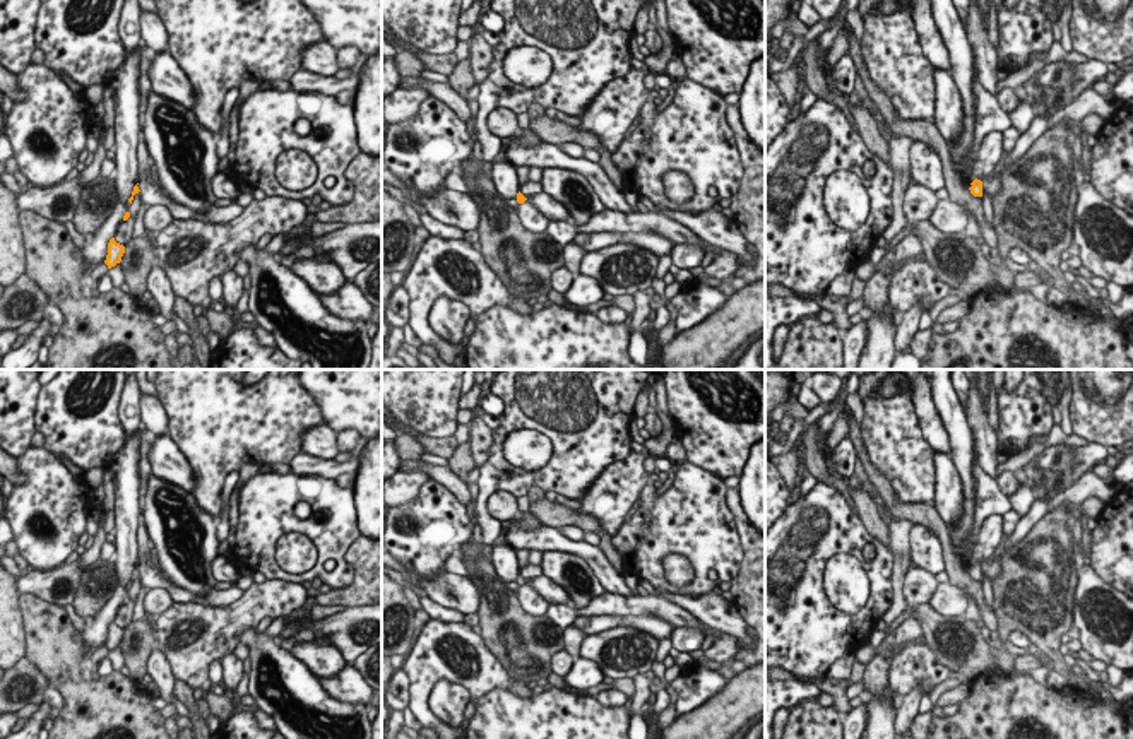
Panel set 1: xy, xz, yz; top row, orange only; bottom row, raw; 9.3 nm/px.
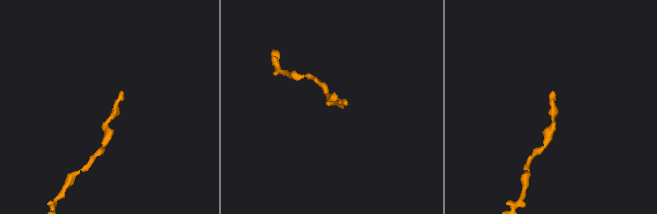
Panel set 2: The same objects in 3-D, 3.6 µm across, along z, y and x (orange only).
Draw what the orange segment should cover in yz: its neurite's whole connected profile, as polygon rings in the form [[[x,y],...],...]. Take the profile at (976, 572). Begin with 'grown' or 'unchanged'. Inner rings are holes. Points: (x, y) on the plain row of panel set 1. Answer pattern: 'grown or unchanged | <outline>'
grown | [[[1005,532],[1001,534],[1001,541],[1000,541],[1000,544],[998,544],[998,547],[994,549],[994,553],[989,556],[989,558],[984,558],[984,559],[977,559],[970,568],[970,576],[974,578],[974,580],[982,580],[982,565],[984,563],[991,563],[991,561],[994,561],[998,556],[1001,556],[1003,554],[1003,551],[1008,547],[1010,544],[1008,544],[1008,537],[1005,535]]]

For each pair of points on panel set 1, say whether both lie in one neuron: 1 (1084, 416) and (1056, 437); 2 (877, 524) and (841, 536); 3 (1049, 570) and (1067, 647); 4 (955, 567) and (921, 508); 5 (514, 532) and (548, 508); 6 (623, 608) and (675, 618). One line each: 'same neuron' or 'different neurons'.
1: different neurons
2: different neurons
3: different neurons
4: same neuron
5: different neurons
6: same neuron

